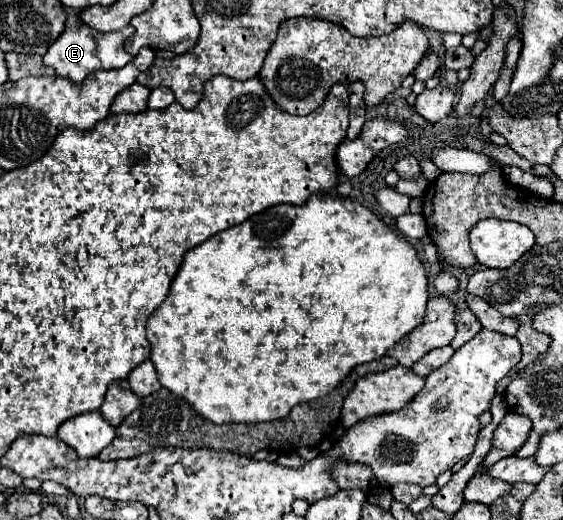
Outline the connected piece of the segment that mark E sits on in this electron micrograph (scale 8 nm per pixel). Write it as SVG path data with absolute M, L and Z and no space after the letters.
M85 24L77 28L67 28L47 50L43 62L55 68L57 76L69 78L73 82L83 82L95 70L113 70L123 68L133 60L131 54L125 52L125 36L121 32L99 32Z

